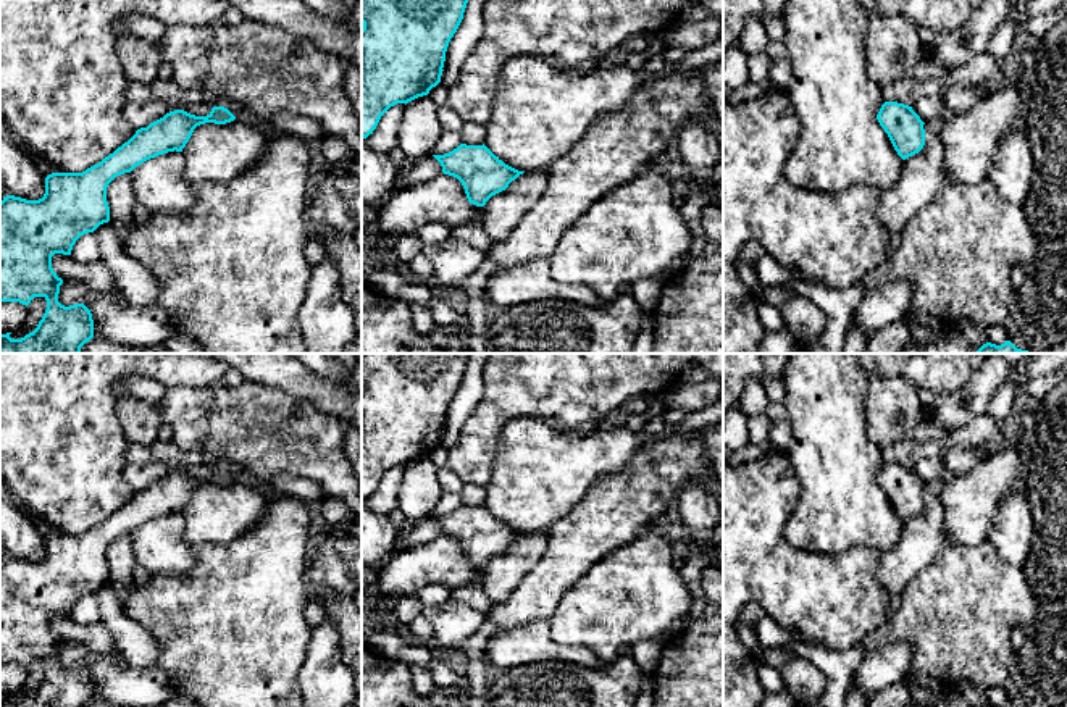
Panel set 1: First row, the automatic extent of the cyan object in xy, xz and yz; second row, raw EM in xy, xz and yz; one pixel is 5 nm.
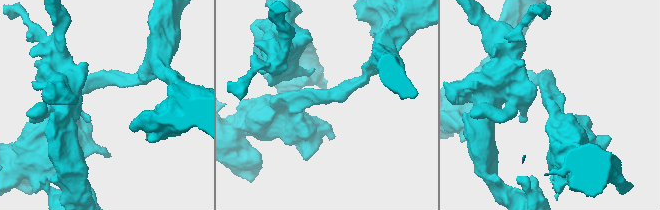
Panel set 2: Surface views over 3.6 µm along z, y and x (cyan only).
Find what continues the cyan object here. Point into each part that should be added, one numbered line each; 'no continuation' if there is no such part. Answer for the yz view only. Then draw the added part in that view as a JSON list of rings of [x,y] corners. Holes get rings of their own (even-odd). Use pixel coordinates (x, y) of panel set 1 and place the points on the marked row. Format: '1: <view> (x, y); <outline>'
no continuation

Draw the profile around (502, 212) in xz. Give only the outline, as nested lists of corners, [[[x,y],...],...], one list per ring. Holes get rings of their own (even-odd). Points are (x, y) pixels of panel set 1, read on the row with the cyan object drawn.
[[[546,169],[526,171],[483,207],[484,232],[494,241],[507,239],[523,216],[538,203],[547,184]]]

